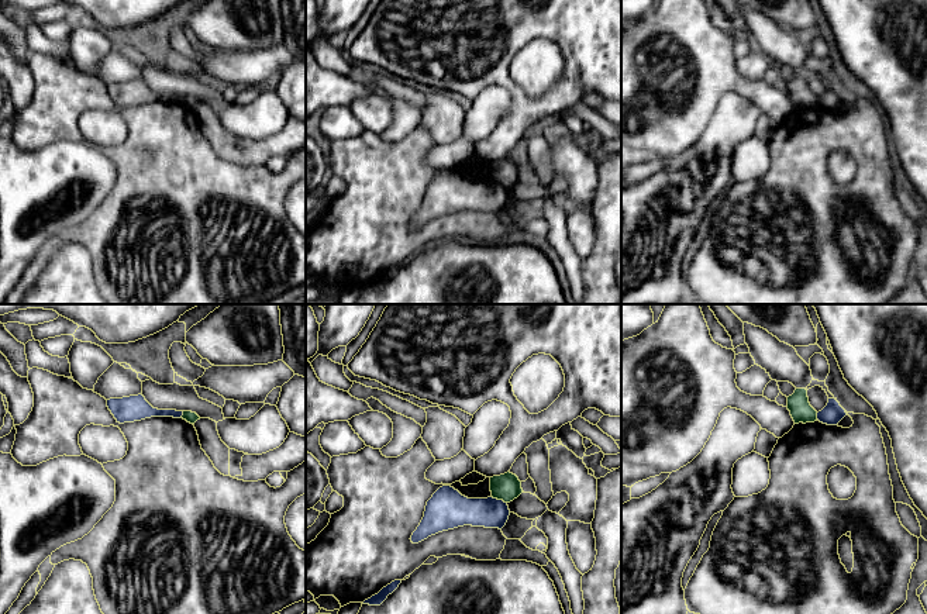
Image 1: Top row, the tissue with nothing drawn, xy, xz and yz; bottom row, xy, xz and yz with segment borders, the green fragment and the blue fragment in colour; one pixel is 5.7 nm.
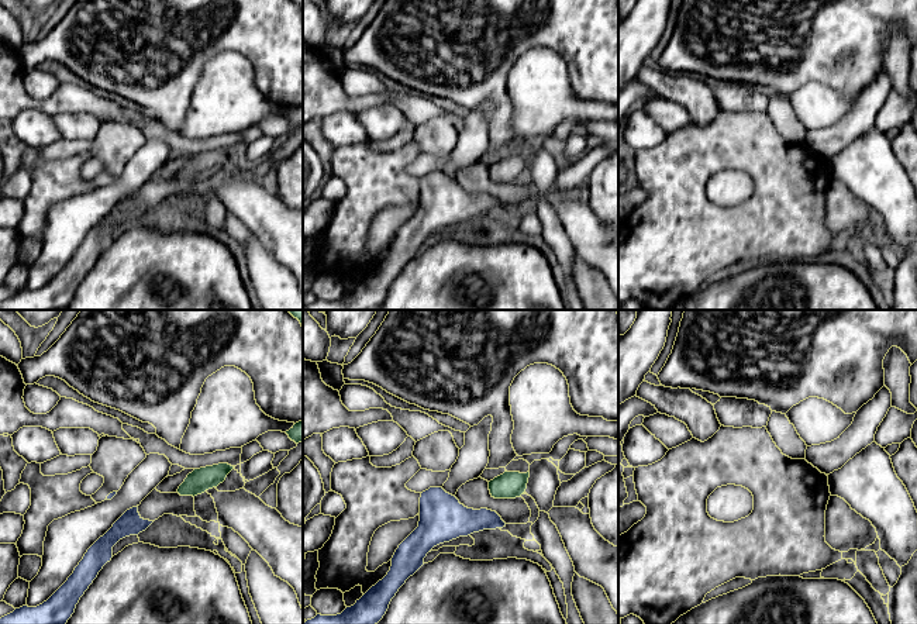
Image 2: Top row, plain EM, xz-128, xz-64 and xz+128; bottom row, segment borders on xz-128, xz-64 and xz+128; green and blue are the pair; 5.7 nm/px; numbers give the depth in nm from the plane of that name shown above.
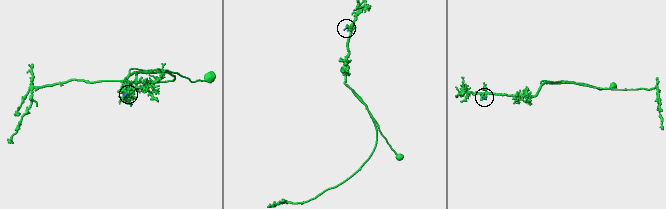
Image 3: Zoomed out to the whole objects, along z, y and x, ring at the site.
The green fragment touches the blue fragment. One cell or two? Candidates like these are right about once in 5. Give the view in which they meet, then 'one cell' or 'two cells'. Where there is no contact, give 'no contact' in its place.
contact in xz; two cells

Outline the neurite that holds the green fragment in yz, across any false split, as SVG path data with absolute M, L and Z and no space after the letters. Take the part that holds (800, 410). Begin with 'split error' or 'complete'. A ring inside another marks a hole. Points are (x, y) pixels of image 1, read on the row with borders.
complete; M796 389L795 393L788 397L786 407L795 424L817 421L817 411L810 406L806 389Z

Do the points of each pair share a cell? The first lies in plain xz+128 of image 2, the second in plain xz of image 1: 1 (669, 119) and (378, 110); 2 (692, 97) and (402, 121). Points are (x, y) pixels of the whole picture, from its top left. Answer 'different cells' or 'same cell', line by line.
1: same cell
2: same cell

